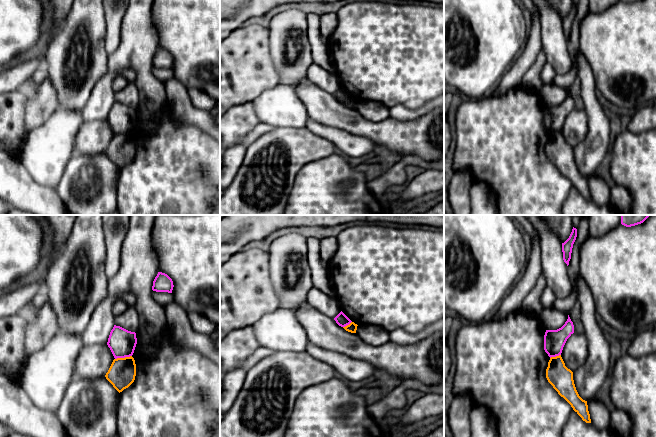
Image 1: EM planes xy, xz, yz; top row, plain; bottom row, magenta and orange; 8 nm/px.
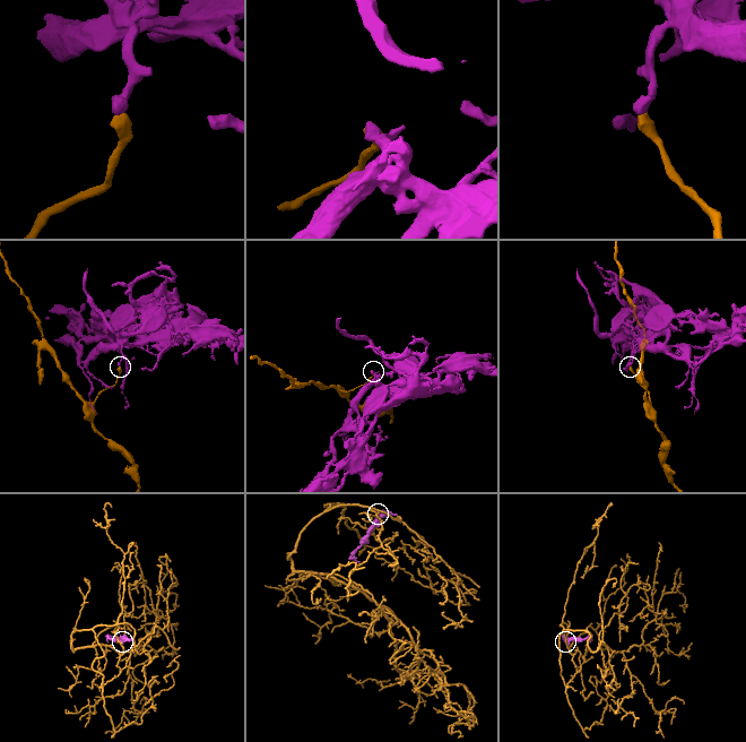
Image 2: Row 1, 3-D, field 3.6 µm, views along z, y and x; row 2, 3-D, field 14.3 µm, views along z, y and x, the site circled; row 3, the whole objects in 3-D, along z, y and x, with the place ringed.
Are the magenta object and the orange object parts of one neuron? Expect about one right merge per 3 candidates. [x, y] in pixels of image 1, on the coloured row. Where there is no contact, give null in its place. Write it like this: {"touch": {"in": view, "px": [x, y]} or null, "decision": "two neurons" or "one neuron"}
{"touch": {"in": "xy", "px": [123, 357]}, "decision": "two neurons"}

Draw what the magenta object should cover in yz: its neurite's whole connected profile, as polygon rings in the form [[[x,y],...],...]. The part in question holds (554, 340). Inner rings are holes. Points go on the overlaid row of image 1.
[[[569,315],[565,324],[557,330],[546,330],[544,335],[544,350],[548,356],[561,355],[567,339],[574,333],[574,325]]]

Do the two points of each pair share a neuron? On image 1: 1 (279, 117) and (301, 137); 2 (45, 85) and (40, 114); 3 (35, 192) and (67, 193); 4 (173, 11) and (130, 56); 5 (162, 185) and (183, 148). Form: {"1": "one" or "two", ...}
{"1": "two", "2": "one", "3": "two", "4": "two", "5": "one"}

